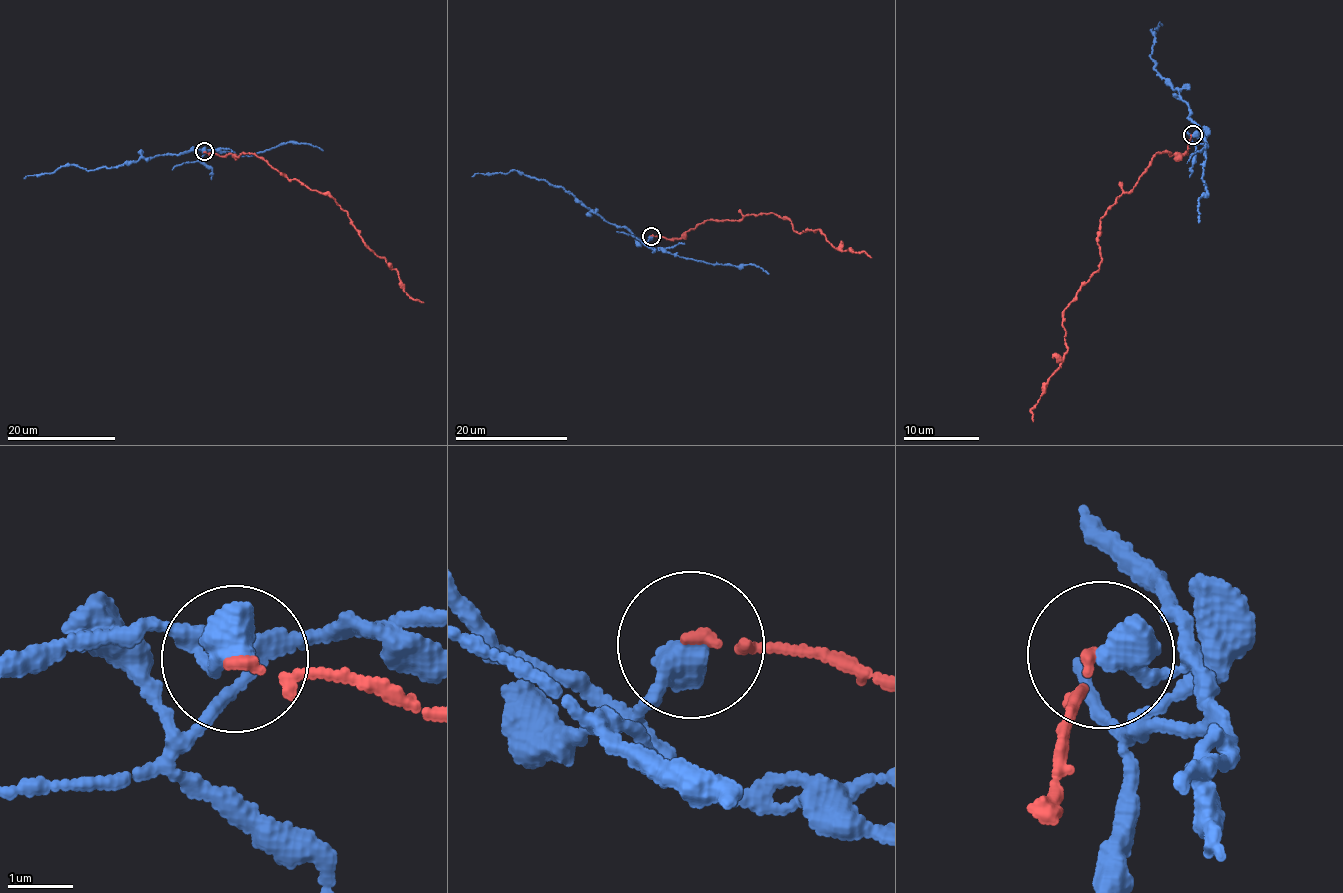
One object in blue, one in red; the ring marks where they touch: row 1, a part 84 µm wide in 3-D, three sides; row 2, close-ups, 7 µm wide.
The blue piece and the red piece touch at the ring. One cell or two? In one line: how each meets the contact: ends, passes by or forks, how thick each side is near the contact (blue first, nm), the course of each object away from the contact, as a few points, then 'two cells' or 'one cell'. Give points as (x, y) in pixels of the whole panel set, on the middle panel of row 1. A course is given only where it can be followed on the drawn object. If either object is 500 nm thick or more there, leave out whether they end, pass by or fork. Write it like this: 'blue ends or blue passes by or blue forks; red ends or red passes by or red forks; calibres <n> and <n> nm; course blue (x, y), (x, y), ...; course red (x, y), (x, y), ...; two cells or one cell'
calibres 600 and 140 nm; course blue (652, 236), (647, 241), (637, 239), (625, 227), (605, 222), (561, 187), (543, 180), (518, 172), (472, 177); course red (652, 235), (678, 239), (701, 222), (771, 213), (787, 218), (798, 233), (818, 230), (836, 249), (872, 257); two cells

